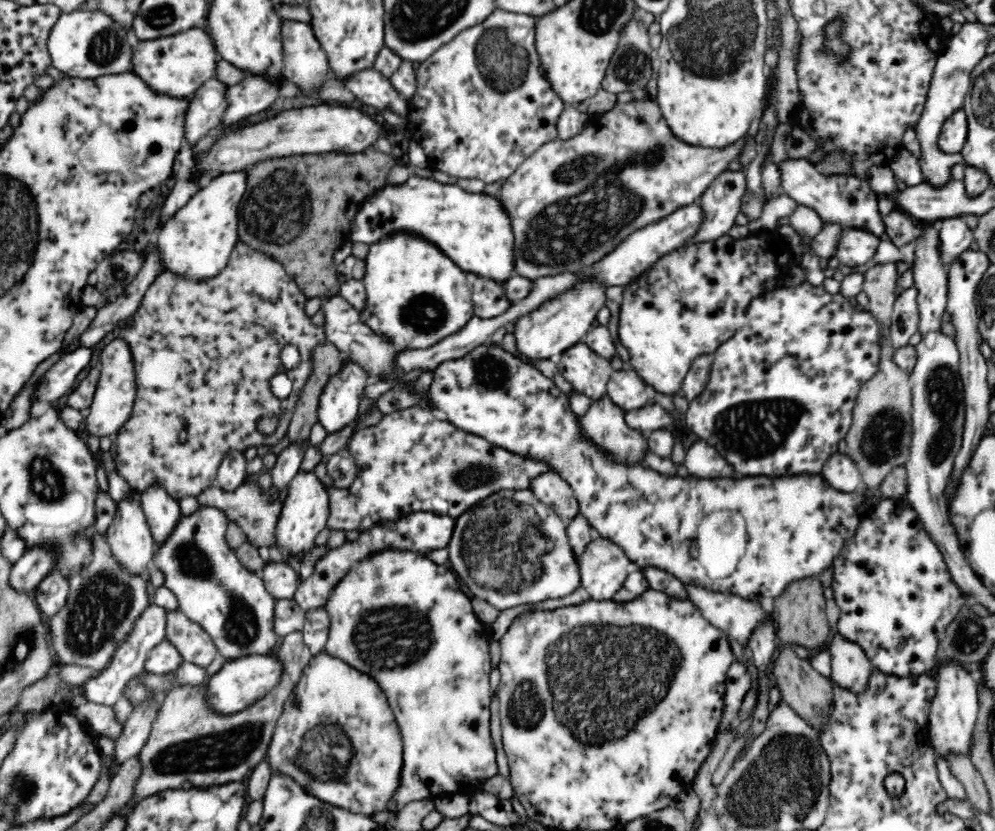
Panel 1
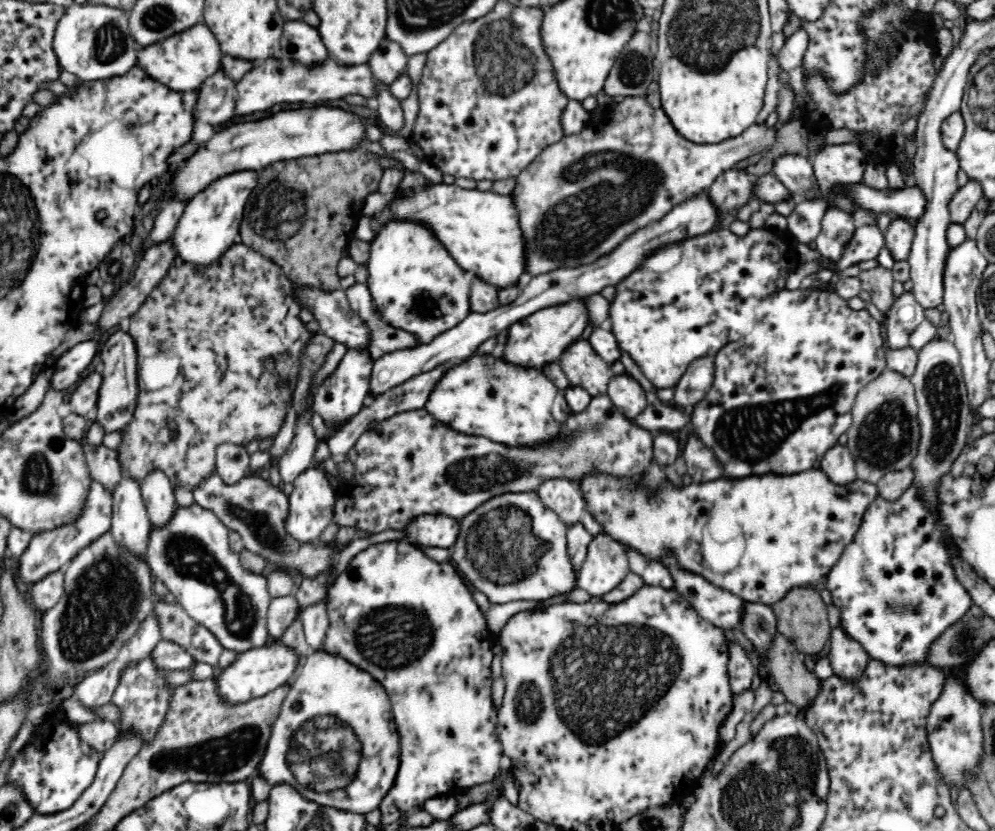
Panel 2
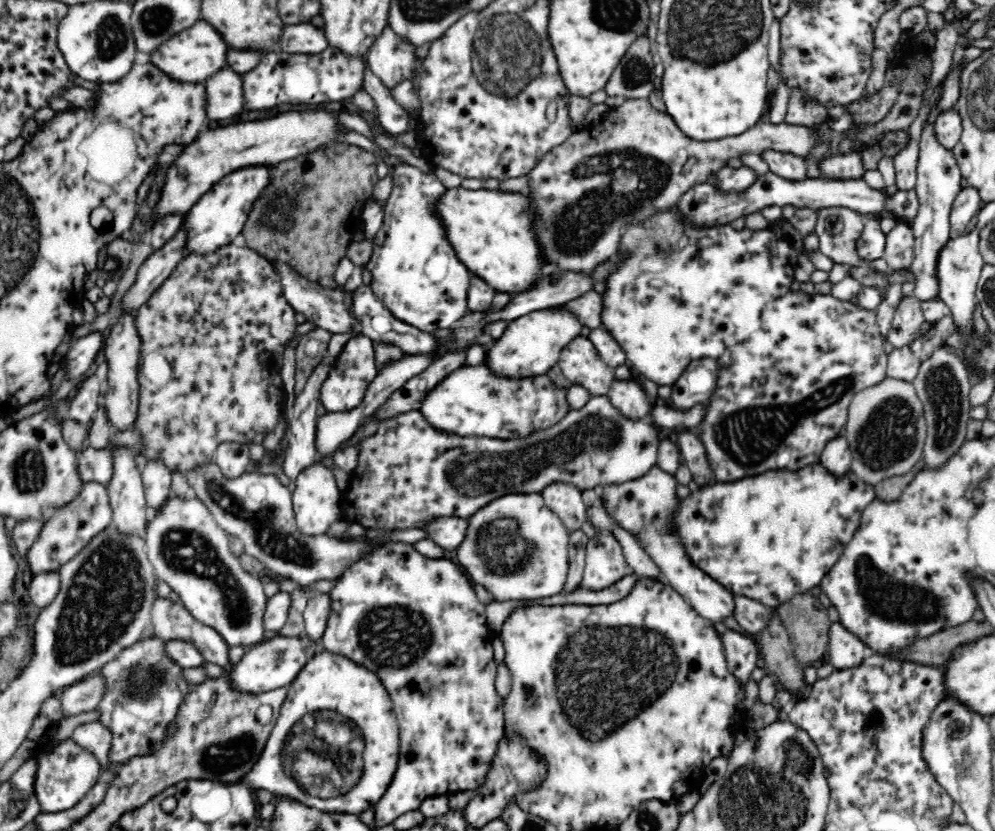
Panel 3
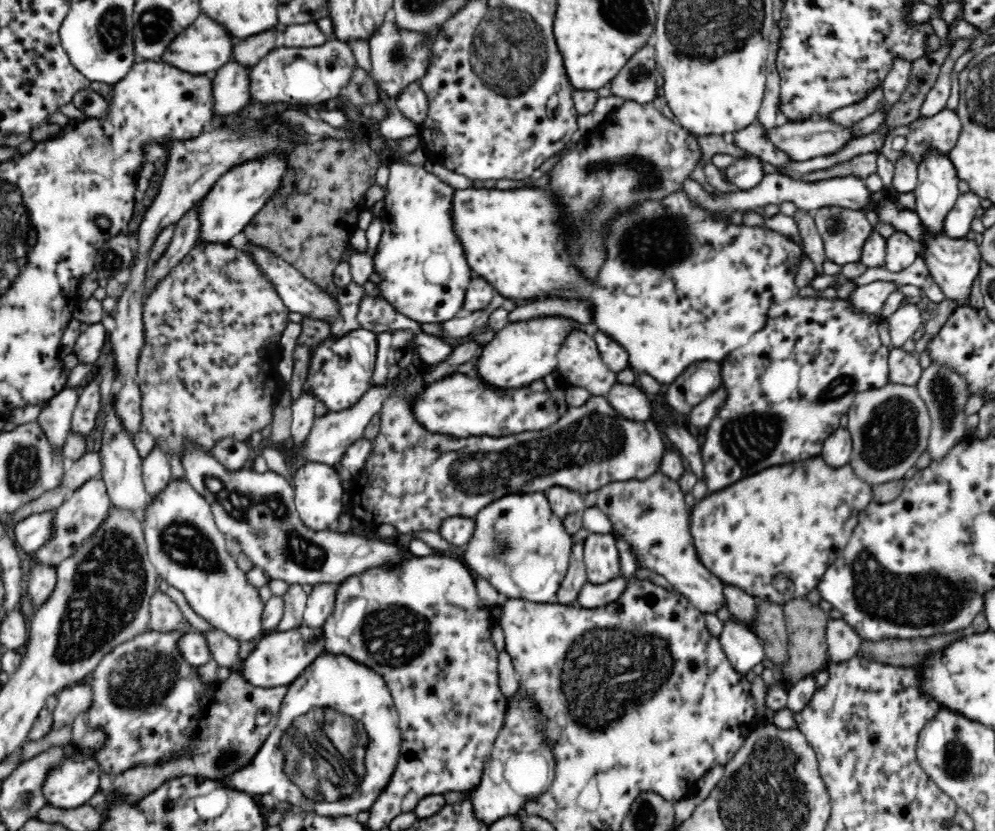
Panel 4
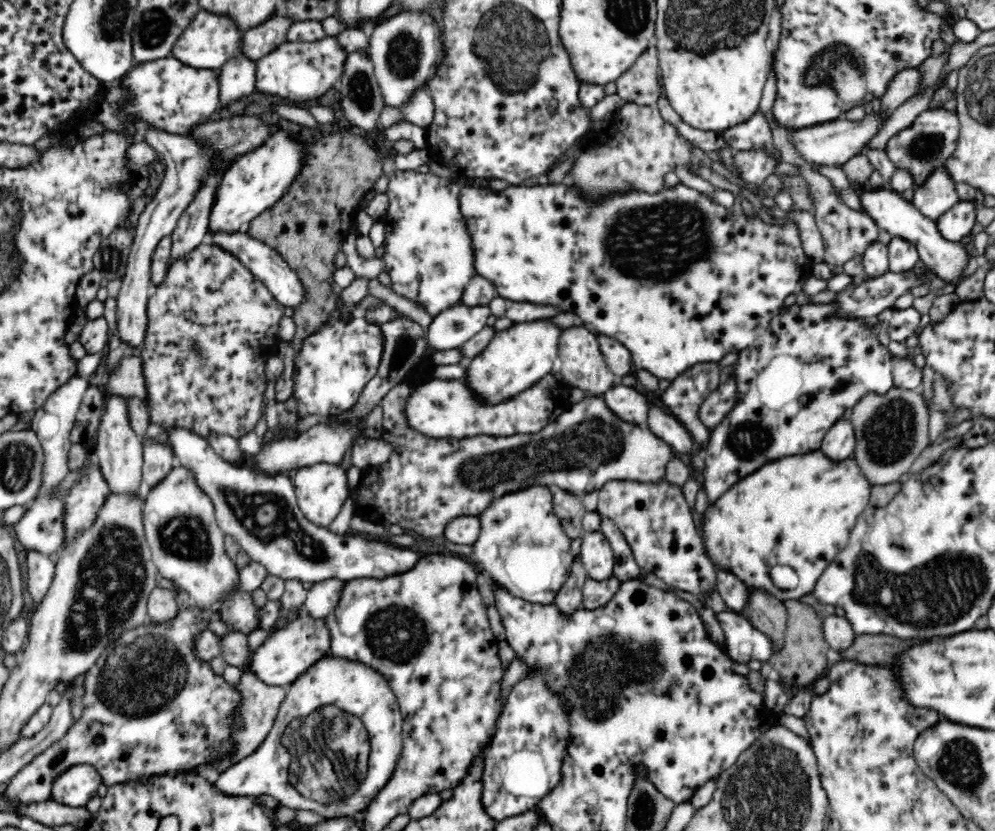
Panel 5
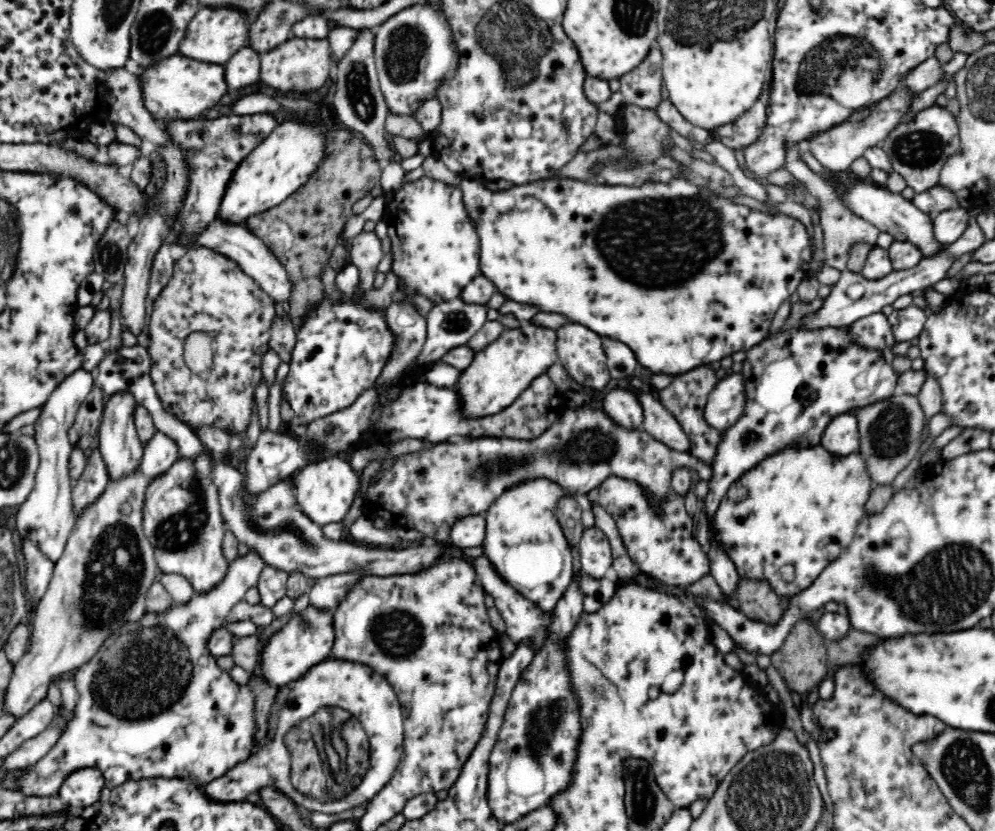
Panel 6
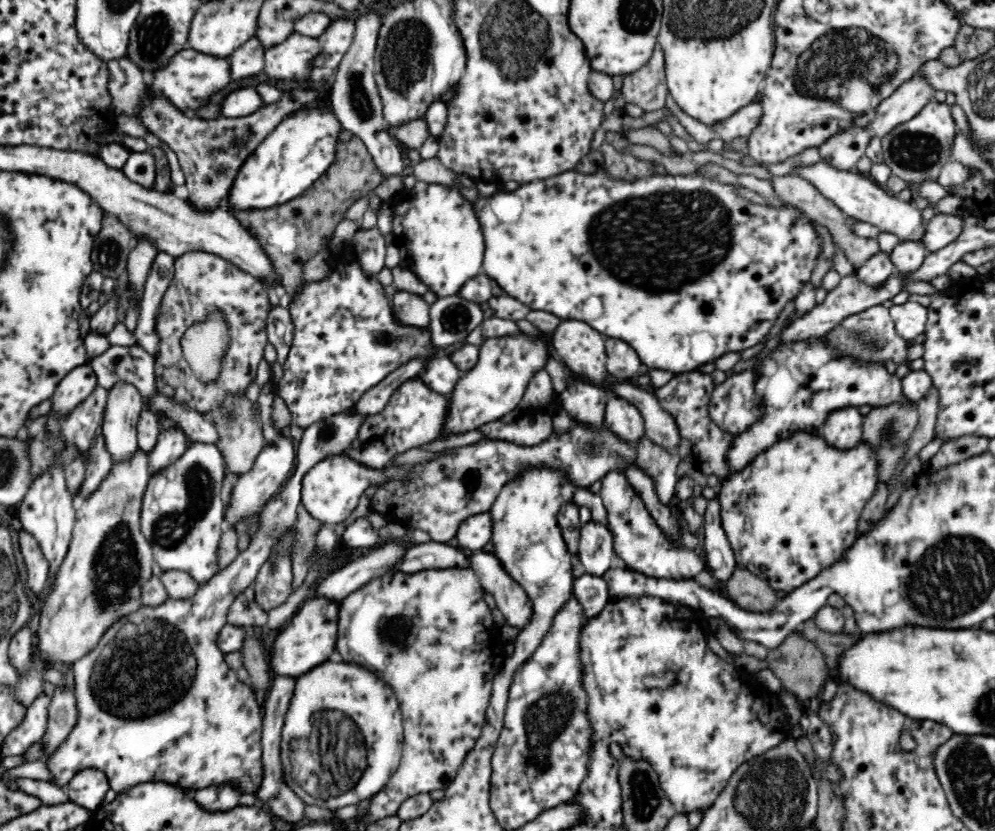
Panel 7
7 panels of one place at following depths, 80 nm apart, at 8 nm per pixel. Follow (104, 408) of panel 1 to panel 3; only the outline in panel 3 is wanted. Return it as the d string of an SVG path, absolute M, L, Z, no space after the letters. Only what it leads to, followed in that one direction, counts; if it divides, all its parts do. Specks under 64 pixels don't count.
M134 314L120 315L104 343L107 362L107 388L104 393L105 413L111 430L126 430L134 426L139 408L138 366L140 362L140 337L134 325Z

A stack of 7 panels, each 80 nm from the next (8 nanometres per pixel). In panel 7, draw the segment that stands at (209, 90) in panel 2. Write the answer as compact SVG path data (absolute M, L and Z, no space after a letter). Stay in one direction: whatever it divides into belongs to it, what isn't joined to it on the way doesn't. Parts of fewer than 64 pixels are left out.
M256 37L250 38L240 48L237 48L229 56L230 80L241 82L244 78L250 79L263 72L265 51L262 43Z

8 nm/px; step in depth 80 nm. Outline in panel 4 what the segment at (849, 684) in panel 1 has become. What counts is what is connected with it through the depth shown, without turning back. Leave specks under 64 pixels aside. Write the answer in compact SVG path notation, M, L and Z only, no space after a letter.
M829 619L825 637L830 662L846 662L860 655L861 642L863 640L844 620Z

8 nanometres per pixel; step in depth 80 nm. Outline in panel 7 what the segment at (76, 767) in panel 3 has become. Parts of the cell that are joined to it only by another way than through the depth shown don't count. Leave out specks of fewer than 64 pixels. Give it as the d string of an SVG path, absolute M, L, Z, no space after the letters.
M98 769L81 770L74 774L64 787L68 801L89 810L104 803L104 796L108 790L108 779Z

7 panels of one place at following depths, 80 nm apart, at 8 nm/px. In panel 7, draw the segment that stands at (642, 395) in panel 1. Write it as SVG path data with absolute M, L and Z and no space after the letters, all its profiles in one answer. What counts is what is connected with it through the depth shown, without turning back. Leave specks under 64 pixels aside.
M611 393L606 400L604 421L606 427L624 441L636 443L645 436L642 413L632 402Z

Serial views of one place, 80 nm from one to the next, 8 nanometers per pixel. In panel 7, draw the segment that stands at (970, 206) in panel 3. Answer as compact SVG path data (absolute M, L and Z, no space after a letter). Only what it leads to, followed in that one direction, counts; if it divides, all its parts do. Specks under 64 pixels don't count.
M936 213L926 225L923 245L929 252L953 243L963 231L964 213L958 215Z

